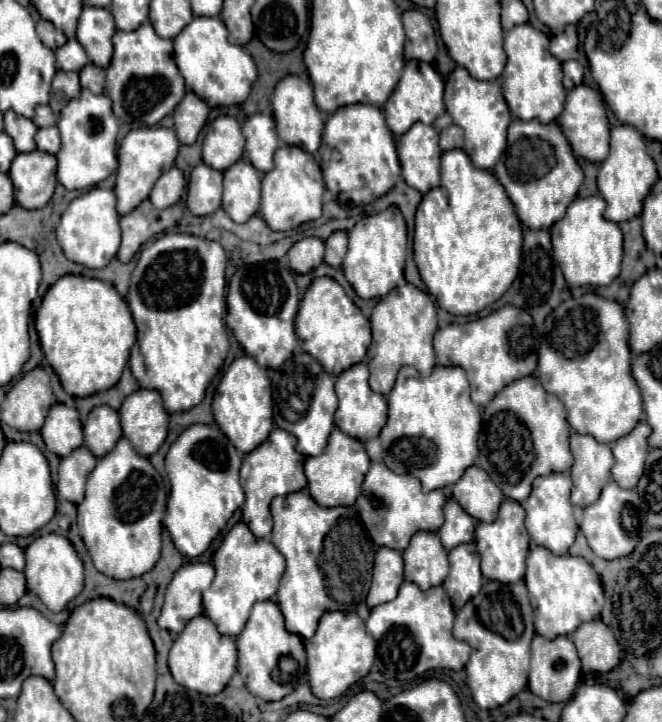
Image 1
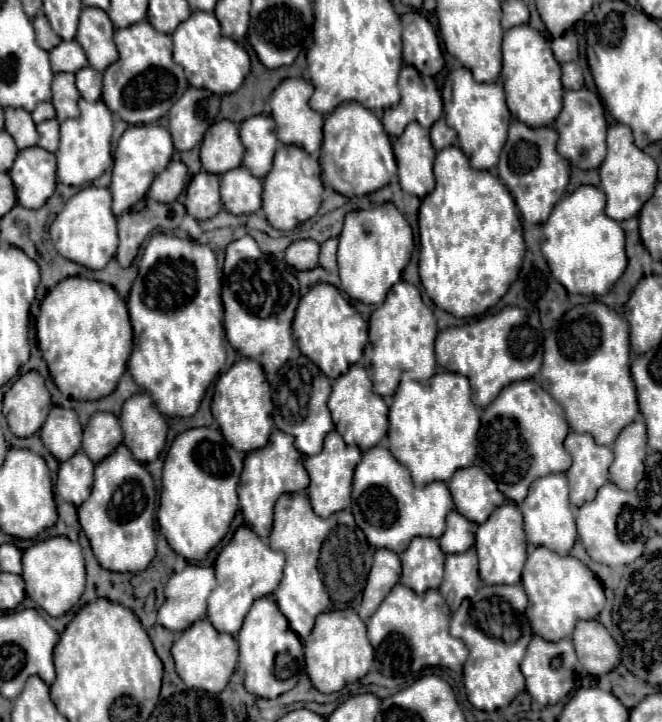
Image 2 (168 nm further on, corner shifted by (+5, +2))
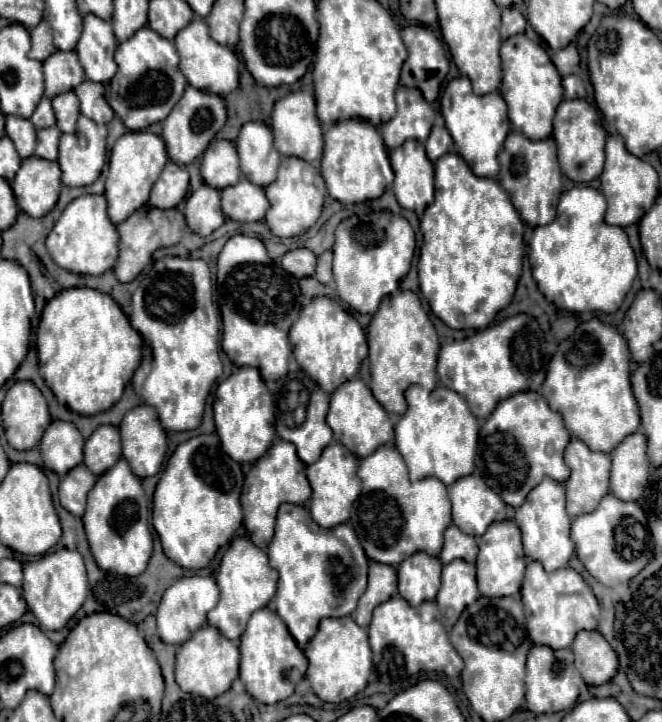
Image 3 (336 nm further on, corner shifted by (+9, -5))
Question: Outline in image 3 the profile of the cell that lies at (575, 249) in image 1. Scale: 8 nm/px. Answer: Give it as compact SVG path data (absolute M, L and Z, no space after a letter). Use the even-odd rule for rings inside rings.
M572 187L560 195L556 219L550 225L534 227L534 233L528 241L528 261L532 265L532 277L538 285L538 291L546 297L548 303L554 303L566 311L602 311L614 313L622 305L632 281L638 273L636 255L628 241L628 235L622 227L612 227L604 223L604 195L594 187Z

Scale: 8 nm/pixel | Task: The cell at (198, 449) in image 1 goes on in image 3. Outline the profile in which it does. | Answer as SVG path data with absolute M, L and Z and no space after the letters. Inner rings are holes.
M216 433L212 435L196 435L176 447L172 457L166 463L164 475L154 493L154 513L152 525L162 541L164 553L184 569L204 569L210 565L220 547L230 543L234 531L242 525L240 511L240 493L242 493L244 473L242 467L232 461L220 447L220 439Z

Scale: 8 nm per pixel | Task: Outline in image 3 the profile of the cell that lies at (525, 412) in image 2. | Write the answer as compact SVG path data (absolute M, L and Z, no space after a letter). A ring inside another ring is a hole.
M522 391L498 403L496 411L484 421L480 429L480 457L486 469L484 481L508 503L520 507L532 487L544 477L564 483L570 475L564 463L564 447L570 433L564 427L560 413L552 411L546 399L536 391Z

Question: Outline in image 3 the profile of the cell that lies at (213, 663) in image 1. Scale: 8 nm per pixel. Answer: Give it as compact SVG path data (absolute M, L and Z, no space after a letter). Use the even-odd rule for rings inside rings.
M204 625L192 639L188 639L184 645L178 647L176 655L176 683L182 691L202 695L206 699L214 699L222 693L226 693L232 685L232 681L238 677L238 661L240 651L238 643L226 639L216 631L212 625Z

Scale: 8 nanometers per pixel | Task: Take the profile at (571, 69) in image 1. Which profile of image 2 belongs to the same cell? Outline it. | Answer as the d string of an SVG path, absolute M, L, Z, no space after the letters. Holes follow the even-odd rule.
M576 62L562 64L562 84L564 84L566 90L576 90L576 88L584 86L582 68Z

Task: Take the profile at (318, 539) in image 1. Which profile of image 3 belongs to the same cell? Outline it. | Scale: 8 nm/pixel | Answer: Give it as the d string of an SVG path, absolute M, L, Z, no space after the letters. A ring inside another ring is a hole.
M280 505L268 557L270 565L280 573L274 597L276 611L300 649L316 635L320 619L352 613L358 597L366 589L368 557L364 555L356 533L348 525L336 525L332 529L320 527L302 505Z

